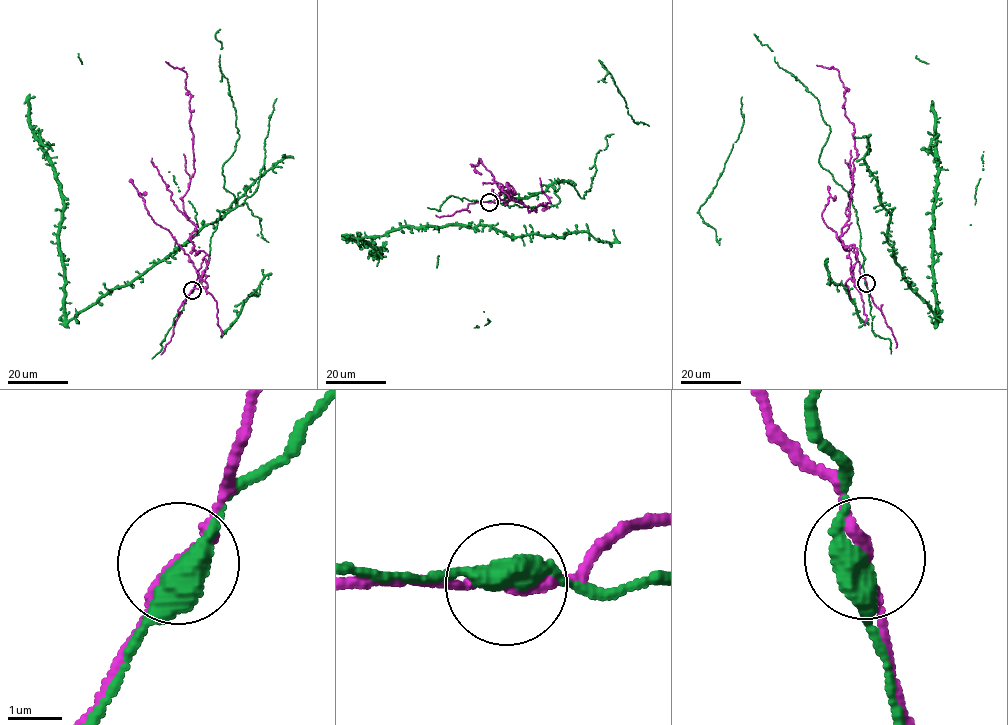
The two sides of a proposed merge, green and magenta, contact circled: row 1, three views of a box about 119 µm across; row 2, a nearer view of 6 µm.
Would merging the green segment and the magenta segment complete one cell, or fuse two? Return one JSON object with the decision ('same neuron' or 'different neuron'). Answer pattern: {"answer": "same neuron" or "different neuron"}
{"answer": "different neuron"}

